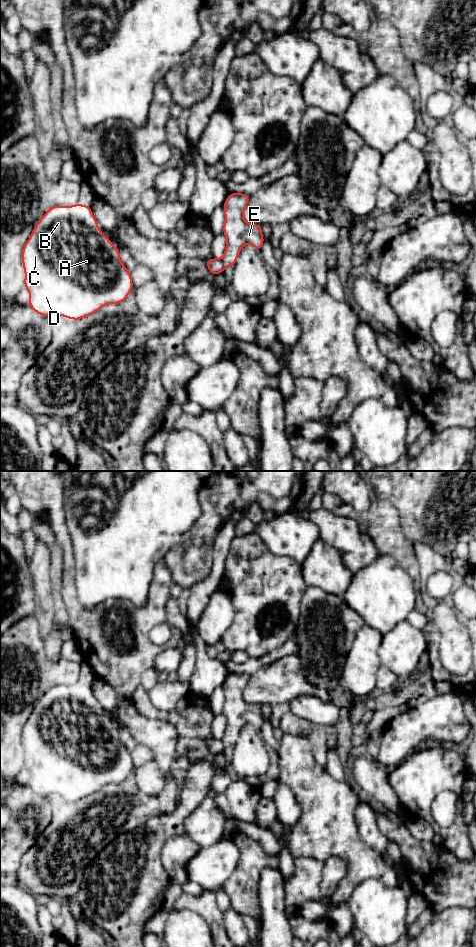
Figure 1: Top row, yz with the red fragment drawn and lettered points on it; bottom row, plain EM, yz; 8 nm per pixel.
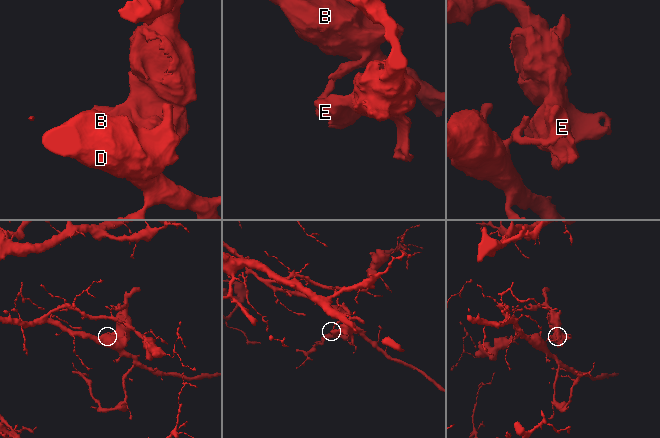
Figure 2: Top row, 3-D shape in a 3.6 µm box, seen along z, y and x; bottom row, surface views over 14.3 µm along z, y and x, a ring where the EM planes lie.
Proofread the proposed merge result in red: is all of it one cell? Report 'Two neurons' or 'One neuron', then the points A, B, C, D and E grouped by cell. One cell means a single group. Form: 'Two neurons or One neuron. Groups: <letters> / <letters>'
Two neurons. Groups: A B C D / E

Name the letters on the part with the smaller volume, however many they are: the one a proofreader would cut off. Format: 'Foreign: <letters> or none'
Foreign: E

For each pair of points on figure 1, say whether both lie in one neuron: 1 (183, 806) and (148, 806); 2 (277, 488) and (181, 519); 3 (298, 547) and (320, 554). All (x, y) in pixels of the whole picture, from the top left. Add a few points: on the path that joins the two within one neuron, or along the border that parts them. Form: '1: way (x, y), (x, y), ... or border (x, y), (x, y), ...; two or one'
1: border (179, 787), (176, 807), (171, 812), (154, 815); two
2: border (199, 489), (198, 502), (201, 514), (187, 530); two
3: border (319, 538), (314, 543), (307, 558), (301, 564); two

